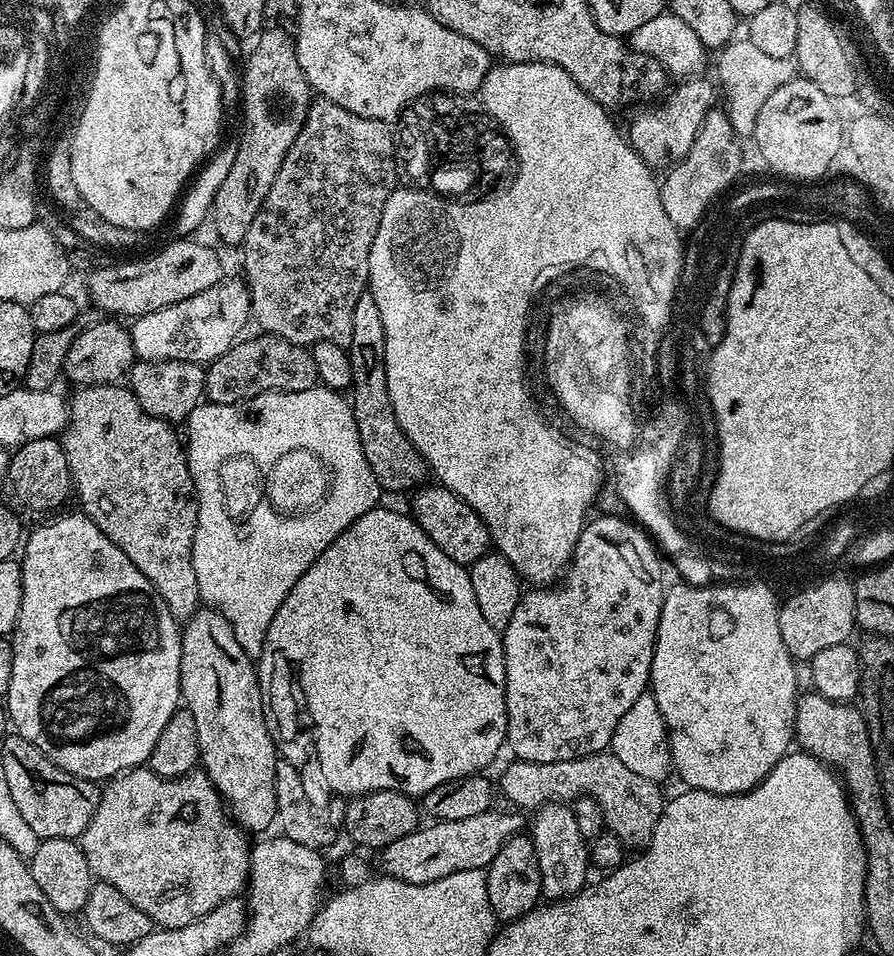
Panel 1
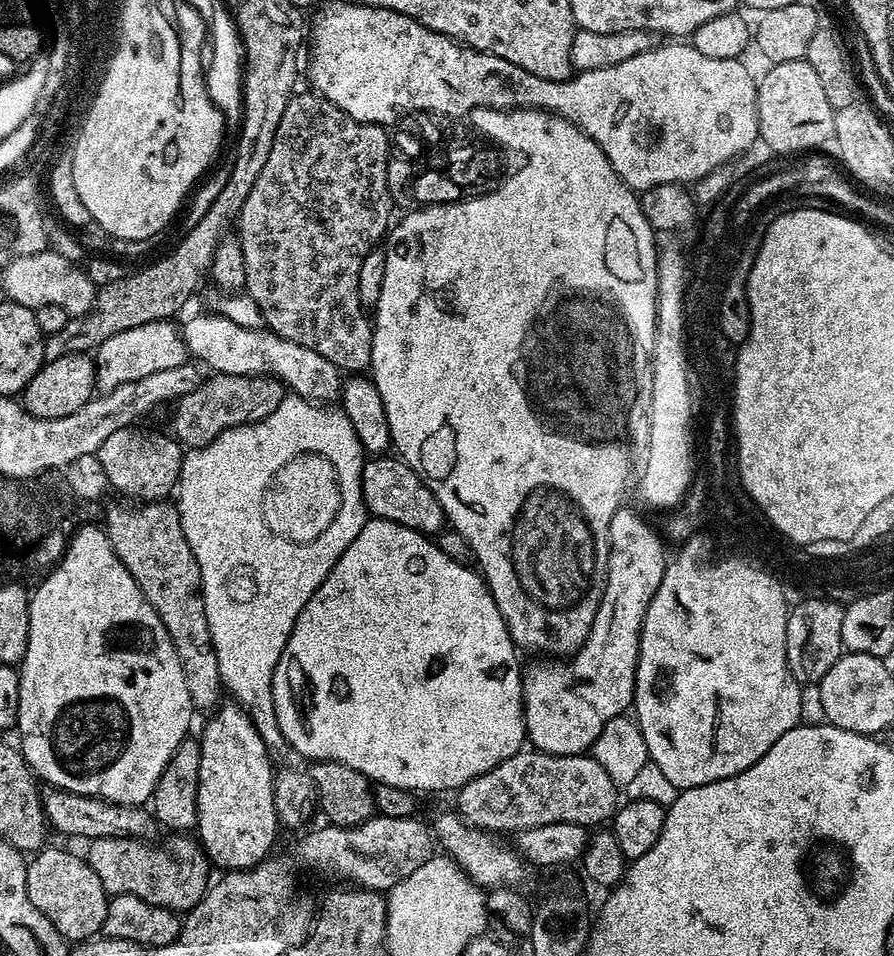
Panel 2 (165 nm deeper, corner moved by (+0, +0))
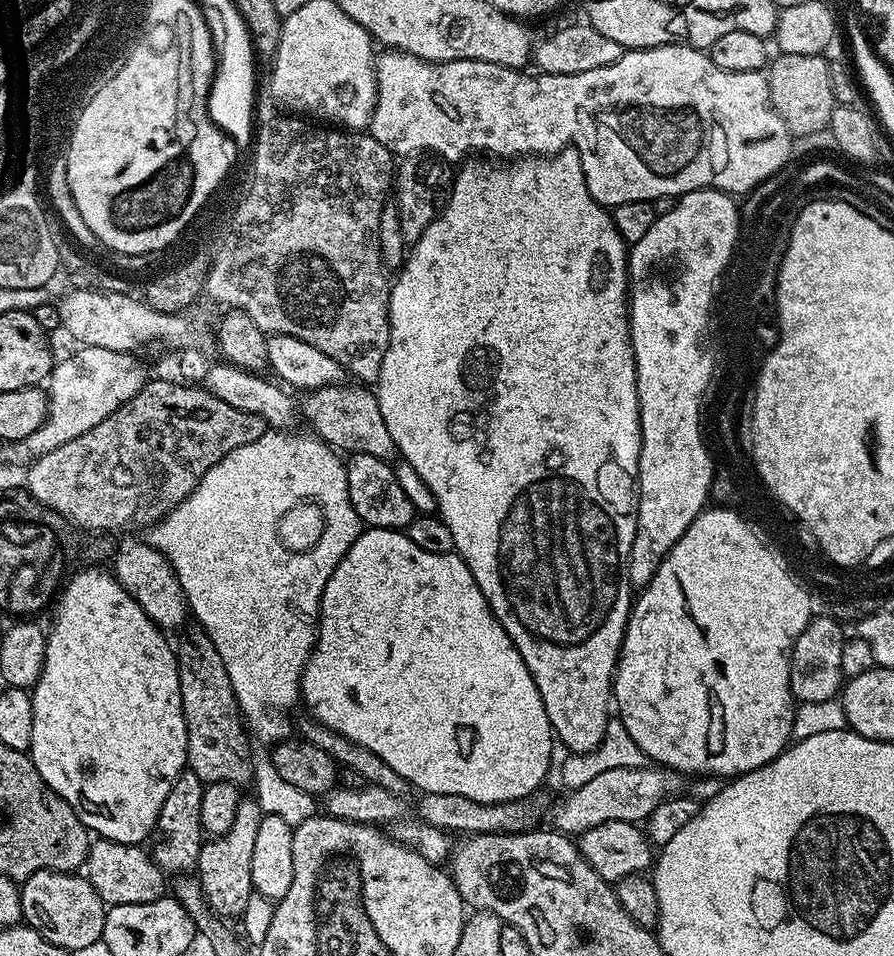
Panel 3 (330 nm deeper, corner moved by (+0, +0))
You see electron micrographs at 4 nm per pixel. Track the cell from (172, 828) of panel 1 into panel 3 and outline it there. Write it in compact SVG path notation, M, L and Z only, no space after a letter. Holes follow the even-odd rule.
M103 838L91 841L86 861L88 881L98 890L105 905L154 902L166 892L166 876L139 844L123 844Z

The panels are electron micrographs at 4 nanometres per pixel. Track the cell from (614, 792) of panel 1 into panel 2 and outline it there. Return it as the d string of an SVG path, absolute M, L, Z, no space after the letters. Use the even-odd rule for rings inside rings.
M521 750L494 766L494 770L462 785L455 793L454 808L467 824L493 834L515 834L554 822L600 826L603 820L611 821L616 814L616 791L618 785L591 754L555 756L549 752Z

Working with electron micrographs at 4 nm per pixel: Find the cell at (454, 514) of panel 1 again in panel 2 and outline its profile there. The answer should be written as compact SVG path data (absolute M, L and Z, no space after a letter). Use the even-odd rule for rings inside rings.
M376 454L365 459L362 470L362 498L375 519L398 522L415 532L436 534L446 524L438 498L434 498L420 475L408 463L392 454Z

